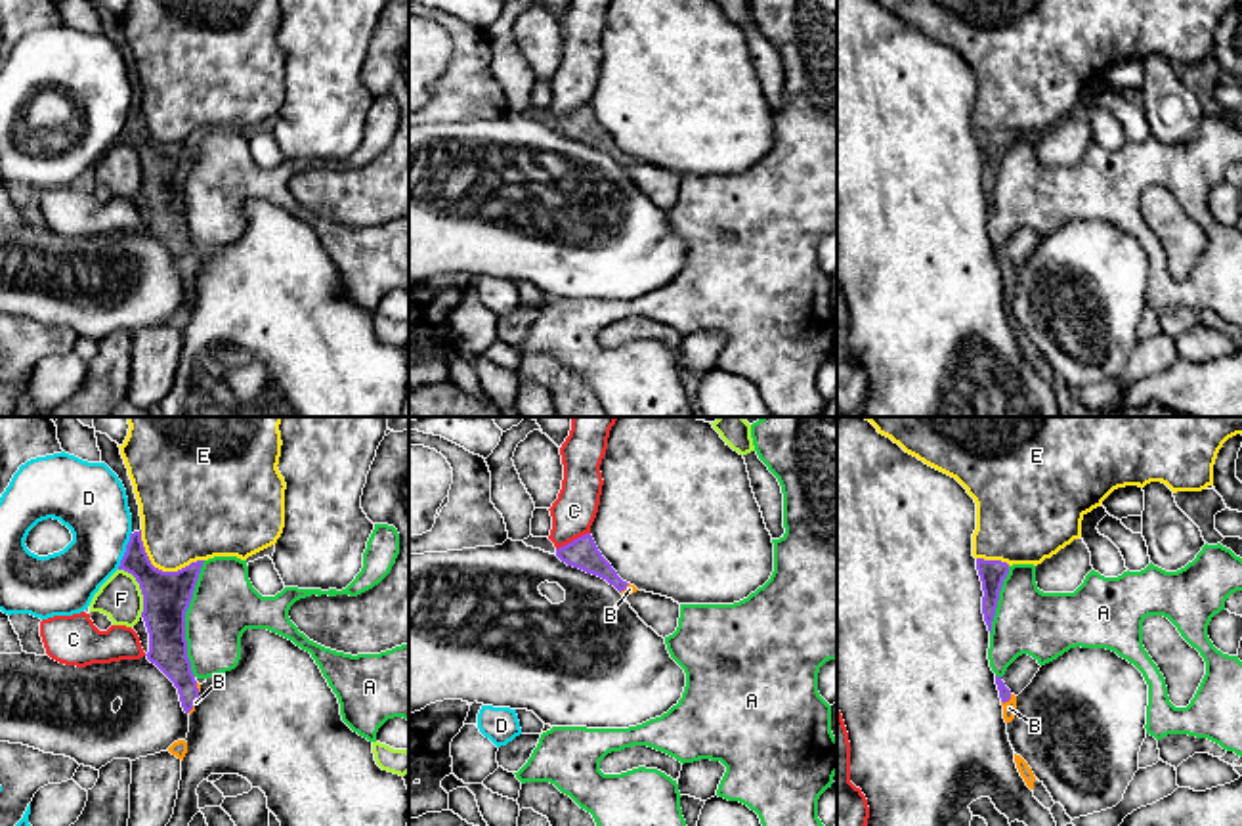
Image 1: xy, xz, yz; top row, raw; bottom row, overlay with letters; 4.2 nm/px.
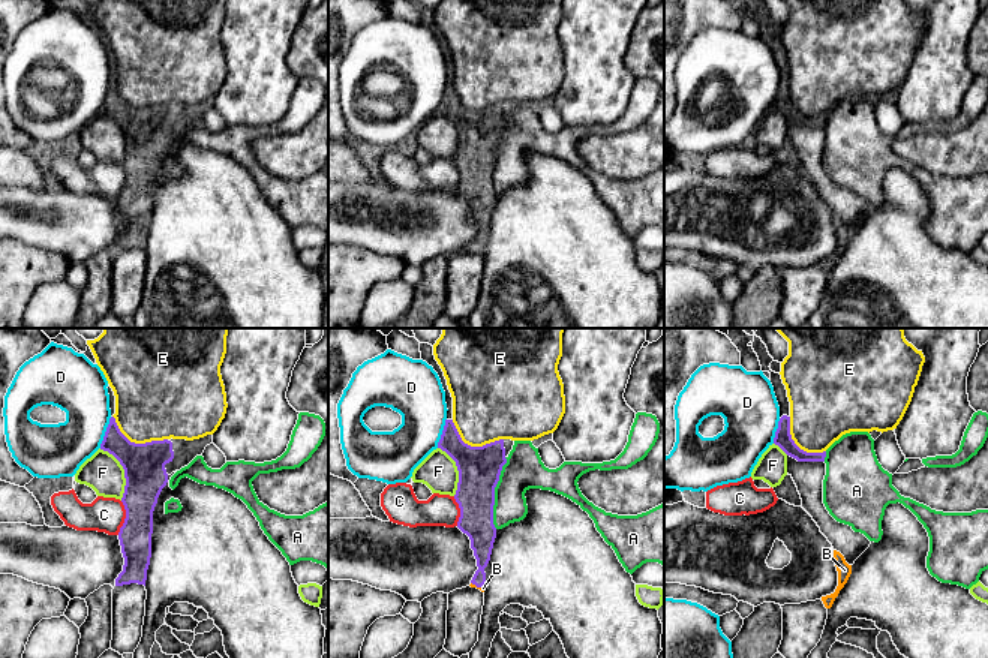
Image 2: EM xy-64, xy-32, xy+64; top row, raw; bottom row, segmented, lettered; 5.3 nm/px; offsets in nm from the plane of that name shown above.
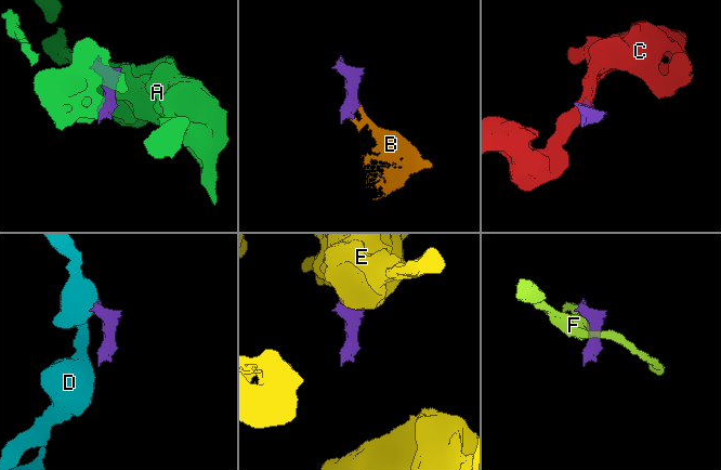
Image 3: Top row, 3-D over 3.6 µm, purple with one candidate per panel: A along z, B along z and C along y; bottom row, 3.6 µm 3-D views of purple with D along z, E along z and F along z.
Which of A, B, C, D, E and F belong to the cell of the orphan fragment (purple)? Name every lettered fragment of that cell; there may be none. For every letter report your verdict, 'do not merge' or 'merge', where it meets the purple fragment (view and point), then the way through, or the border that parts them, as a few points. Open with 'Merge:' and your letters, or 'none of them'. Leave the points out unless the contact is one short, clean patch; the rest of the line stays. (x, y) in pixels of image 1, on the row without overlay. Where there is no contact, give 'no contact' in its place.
Merge: B
A: do not merge; contact xy (184, 190); border xy (205, 132), (186, 184), (186, 228), (193, 247)
B: merge; contact yz (1007, 272); way yz (1004, 264), (1007, 272), (1009, 280)
C: do not merge; contact xz (574, 111); border xz (589, 104), (556, 121)
D: do not merge; contact xy (127, 123); border xy (130, 104), (127, 123), (117, 140)
E: do not merge; contact xy (161, 142); border xy (140, 102), (146, 127), (163, 142), (180, 142), (203, 132)
F: do not merge; contact xy (140, 159); border xy (119, 140), (127, 142), (138, 155), (142, 188)

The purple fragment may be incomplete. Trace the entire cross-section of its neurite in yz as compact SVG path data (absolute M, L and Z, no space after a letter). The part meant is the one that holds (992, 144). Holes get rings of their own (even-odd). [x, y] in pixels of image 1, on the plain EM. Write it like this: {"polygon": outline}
{"polygon": "M976 130L976 141L978 141L978 147L982 153L982 163L984 163L982 185L984 185L984 193L988 197L988 203L992 205L992 193L996 187L1003 151L1009 145L1009 136L1001 134L1001 132Z"}

